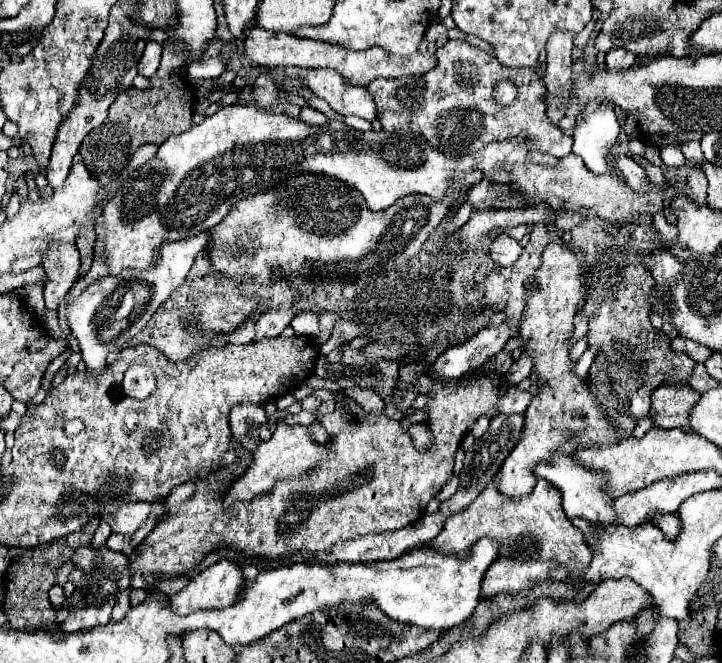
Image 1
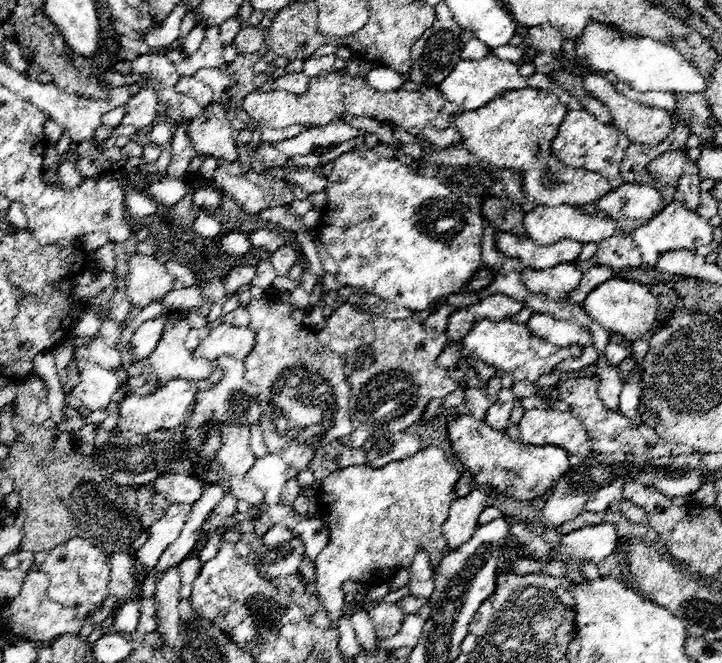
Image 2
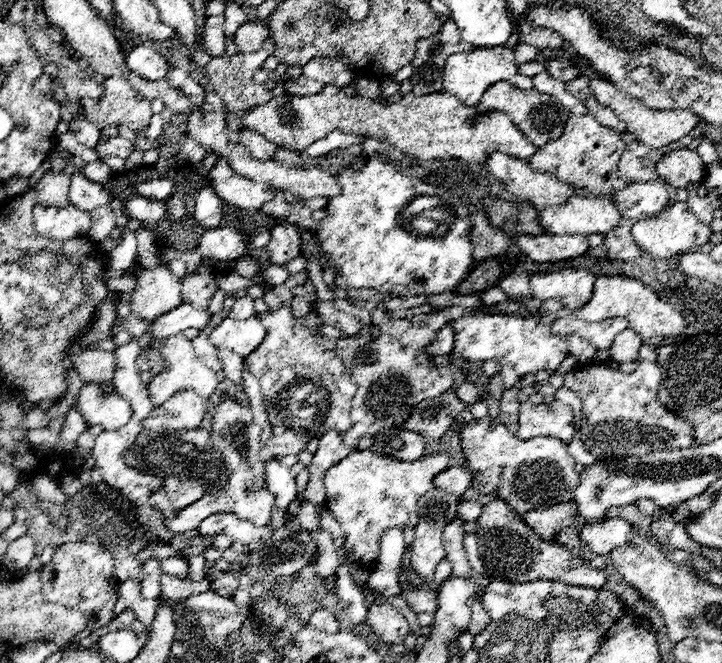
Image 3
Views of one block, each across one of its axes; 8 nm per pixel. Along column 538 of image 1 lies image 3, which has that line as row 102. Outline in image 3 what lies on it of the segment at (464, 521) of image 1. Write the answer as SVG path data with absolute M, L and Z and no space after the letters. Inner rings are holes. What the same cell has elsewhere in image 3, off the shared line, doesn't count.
M496 82L496 86L488 88L488 94L484 94L484 98L480 98L478 112L486 114L486 112L504 112L508 114L508 118L514 122L514 126L526 136L530 138L530 142L534 146L544 146L550 140L560 138L566 118L568 118L568 110L564 110L564 106L548 96L548 94L540 94L538 90L516 90L516 86L508 86L508 82Z

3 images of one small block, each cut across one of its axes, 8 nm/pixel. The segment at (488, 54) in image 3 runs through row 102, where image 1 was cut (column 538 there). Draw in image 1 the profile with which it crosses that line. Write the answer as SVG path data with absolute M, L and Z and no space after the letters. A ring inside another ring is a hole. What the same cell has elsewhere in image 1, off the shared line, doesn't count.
M556 454L550 458L550 462L540 462L536 466L536 476L546 478L550 484L554 484L562 492L562 506L568 518L586 518L594 522L594 514L598 514L598 522L614 522L614 508L612 508L612 498L606 496L604 492L604 480L602 472L592 472L590 468L580 468L580 464L572 456Z

